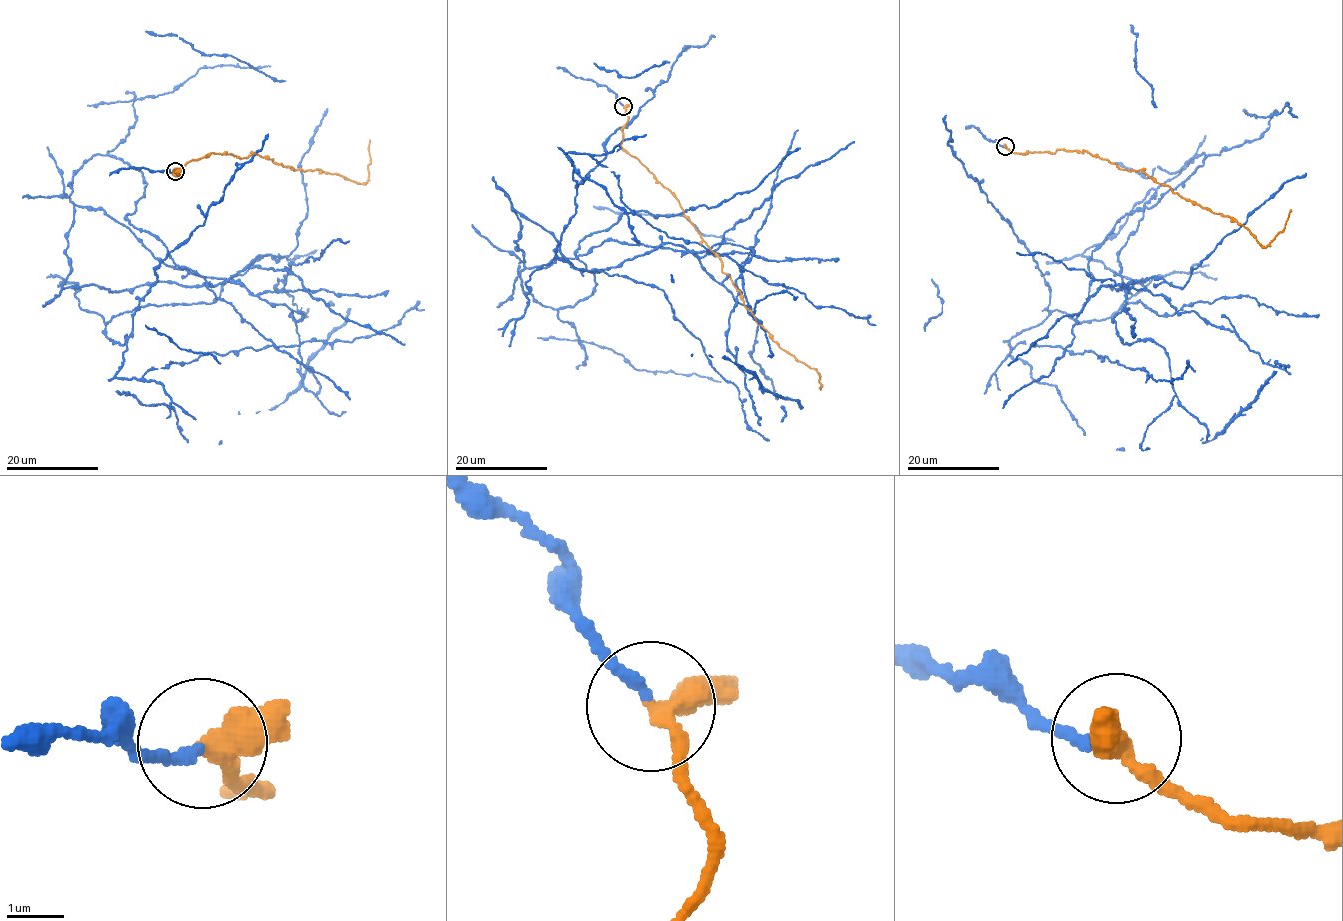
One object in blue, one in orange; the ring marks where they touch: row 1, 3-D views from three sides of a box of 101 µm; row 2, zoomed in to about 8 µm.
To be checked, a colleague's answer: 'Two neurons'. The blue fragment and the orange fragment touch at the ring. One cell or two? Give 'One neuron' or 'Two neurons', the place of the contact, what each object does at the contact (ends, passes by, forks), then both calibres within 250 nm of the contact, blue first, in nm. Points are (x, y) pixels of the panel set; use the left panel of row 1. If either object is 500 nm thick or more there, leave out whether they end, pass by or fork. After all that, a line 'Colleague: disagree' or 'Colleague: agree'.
One neuron. Place: (175, 171). At the ring blue ends. At the ring orange passes by. Thickness 190 nm (blue) against 340 nm
Colleague: disagree

